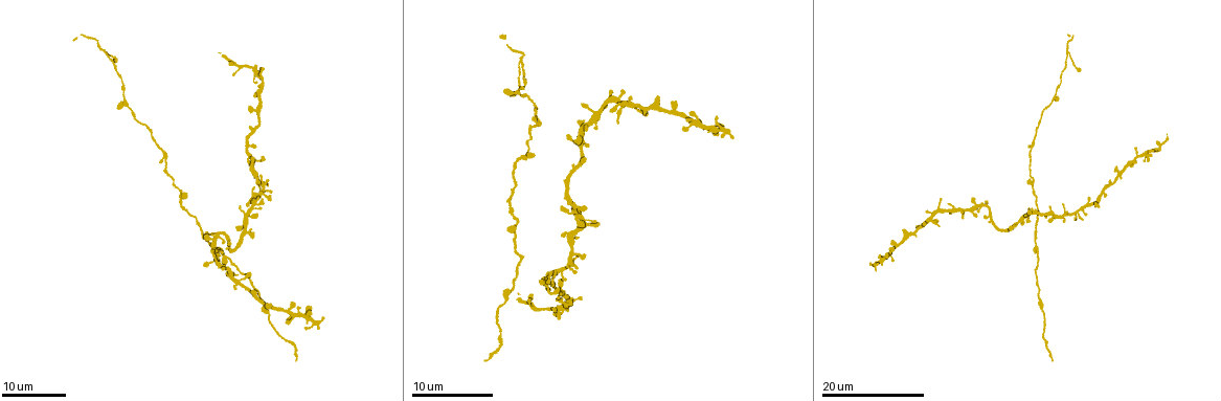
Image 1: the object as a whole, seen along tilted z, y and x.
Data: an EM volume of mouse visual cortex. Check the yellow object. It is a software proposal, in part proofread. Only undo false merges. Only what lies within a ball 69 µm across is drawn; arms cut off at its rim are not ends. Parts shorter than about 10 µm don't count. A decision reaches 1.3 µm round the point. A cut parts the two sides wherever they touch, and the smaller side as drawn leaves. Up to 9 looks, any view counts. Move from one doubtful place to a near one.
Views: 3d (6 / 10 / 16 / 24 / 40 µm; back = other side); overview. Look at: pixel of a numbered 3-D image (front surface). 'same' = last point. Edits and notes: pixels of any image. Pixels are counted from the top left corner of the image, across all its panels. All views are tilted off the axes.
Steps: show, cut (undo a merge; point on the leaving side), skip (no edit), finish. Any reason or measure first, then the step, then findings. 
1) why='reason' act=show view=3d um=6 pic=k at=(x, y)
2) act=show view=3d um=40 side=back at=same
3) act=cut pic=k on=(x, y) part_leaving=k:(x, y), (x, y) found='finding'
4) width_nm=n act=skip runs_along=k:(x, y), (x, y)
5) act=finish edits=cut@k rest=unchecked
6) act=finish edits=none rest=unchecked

act=show view=3d um=24 pic=1 at=(1135, 160)

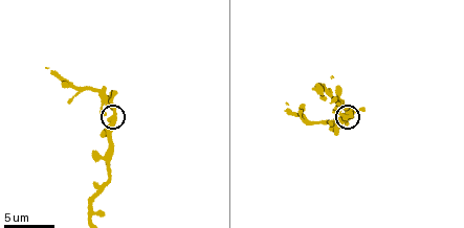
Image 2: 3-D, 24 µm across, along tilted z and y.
act=show view=3d um=6 pic=2 at=(114, 111)

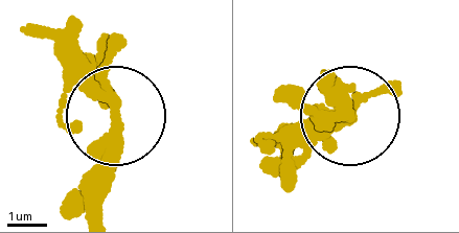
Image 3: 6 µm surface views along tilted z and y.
act=skip found='continuous, no second neuron'

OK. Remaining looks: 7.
why='calibre changes' act=show view=3d um=10 pic=2 at=(109, 168)

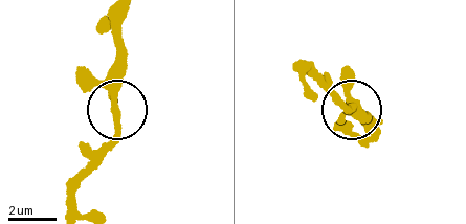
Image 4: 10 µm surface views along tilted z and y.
act=skip runs_along=4:(74, 208), (81, 178), (114, 127), (123, 71), (117, 40) found='one neuron here'

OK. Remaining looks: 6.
why='three-way junction' act=show view=3d um=16 pic=1 at=(1021, 221)

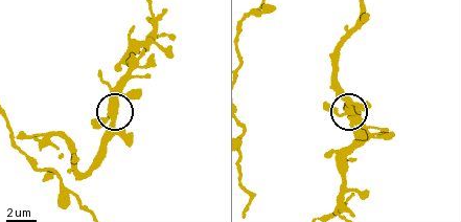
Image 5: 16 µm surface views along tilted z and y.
act=show view=3d um=6 pic=5 at=(353, 107)

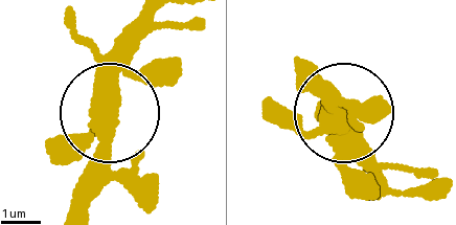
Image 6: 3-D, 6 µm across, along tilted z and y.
side_arm_um=43 act=skip found='continuous, no second neuron'

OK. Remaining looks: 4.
why='calibre changes' act=show view=3d um=24 pic=1 at=(181, 204)

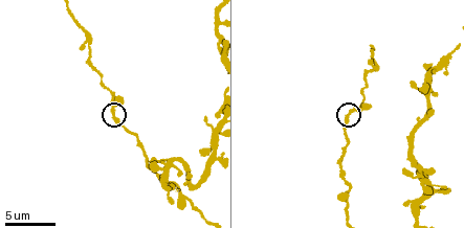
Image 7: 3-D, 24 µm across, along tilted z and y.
act=show view=3d um=6 pic=7 at=(348, 114)

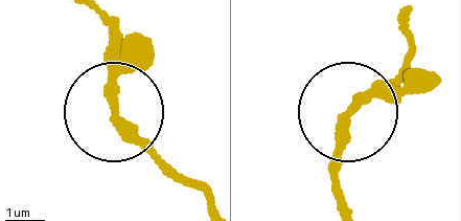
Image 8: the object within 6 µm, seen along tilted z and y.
act=skip runs_along=8:(343, 204), (336, 173), (348, 108), (399, 74) found='all the same neuron'

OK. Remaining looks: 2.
act=finish edits=none rest=unchecked

